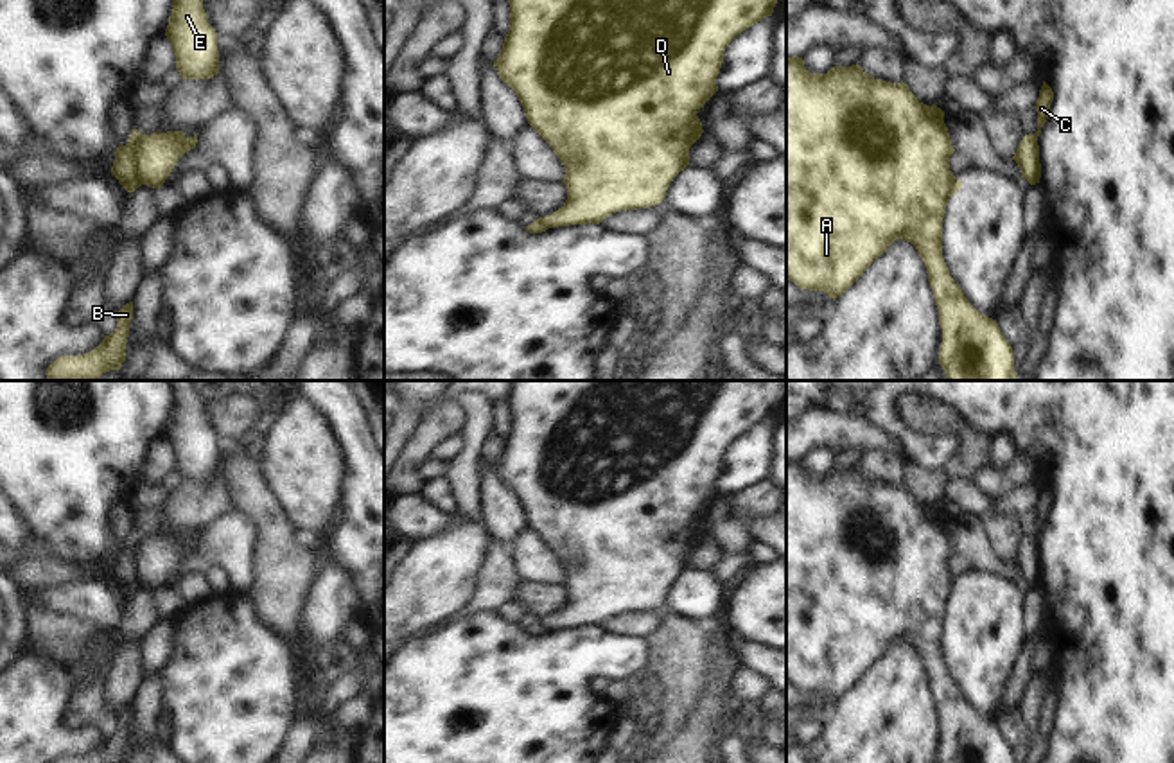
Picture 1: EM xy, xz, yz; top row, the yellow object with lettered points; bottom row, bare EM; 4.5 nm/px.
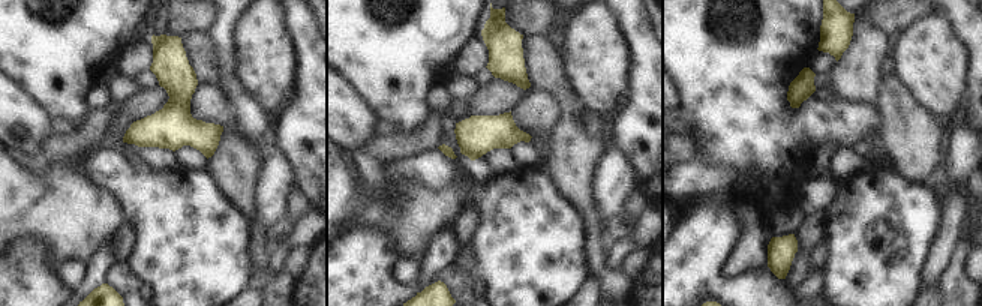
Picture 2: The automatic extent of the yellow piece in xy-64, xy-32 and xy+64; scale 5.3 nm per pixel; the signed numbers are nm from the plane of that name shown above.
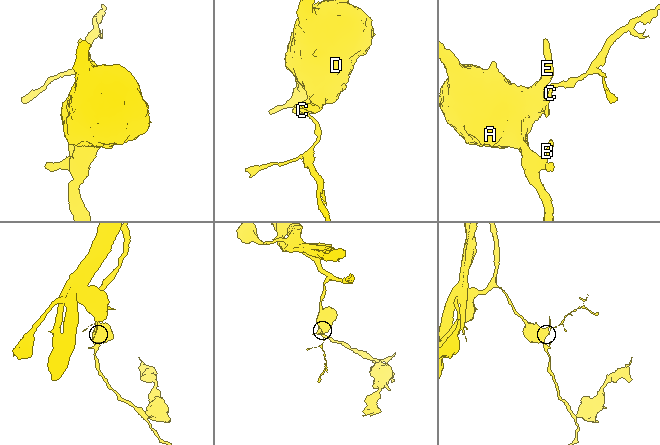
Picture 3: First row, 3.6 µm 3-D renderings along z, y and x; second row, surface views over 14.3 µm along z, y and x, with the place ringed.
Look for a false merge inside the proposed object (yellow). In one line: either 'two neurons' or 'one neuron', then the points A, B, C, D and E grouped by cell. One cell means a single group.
two neurons | A B D E / C

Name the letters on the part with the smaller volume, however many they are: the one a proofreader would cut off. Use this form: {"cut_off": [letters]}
{"cut_off": ["C"]}

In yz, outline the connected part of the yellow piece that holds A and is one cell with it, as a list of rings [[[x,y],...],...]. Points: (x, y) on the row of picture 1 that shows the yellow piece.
[[[786,57],[786,278],[801,289],[842,296],[896,239],[916,246],[939,309],[939,364],[948,381],[1016,381],[1012,346],[996,320],[980,314],[950,276],[942,259],[942,219],[962,181],[950,171],[955,153],[944,111],[917,101],[901,83],[874,79],[856,63],[811,74],[802,57]]]

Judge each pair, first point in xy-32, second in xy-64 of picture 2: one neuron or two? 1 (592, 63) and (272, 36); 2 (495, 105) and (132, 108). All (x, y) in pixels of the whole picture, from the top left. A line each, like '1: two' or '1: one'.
1: one
2: one

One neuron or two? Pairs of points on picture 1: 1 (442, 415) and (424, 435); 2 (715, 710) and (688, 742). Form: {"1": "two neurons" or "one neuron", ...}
{"1": "one neuron", "2": "one neuron"}

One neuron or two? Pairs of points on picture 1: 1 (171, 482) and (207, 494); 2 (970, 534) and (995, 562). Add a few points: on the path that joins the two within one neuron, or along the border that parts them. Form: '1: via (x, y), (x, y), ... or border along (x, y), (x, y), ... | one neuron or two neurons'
1: border along (182, 482), (169, 494) | two neurons
2: via (972, 541), (988, 557) | one neuron

